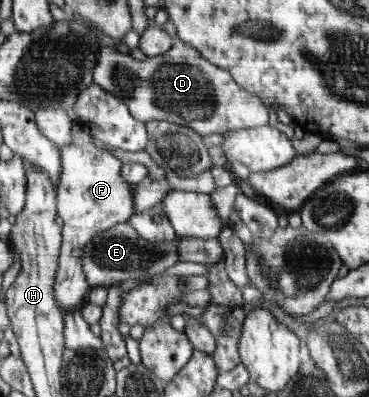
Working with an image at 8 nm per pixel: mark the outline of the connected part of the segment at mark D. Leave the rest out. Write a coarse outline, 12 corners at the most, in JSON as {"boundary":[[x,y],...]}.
{"boundary":[[174,39],[104,47],[95,83],[138,121],[202,137],[273,125],[231,72]]}

